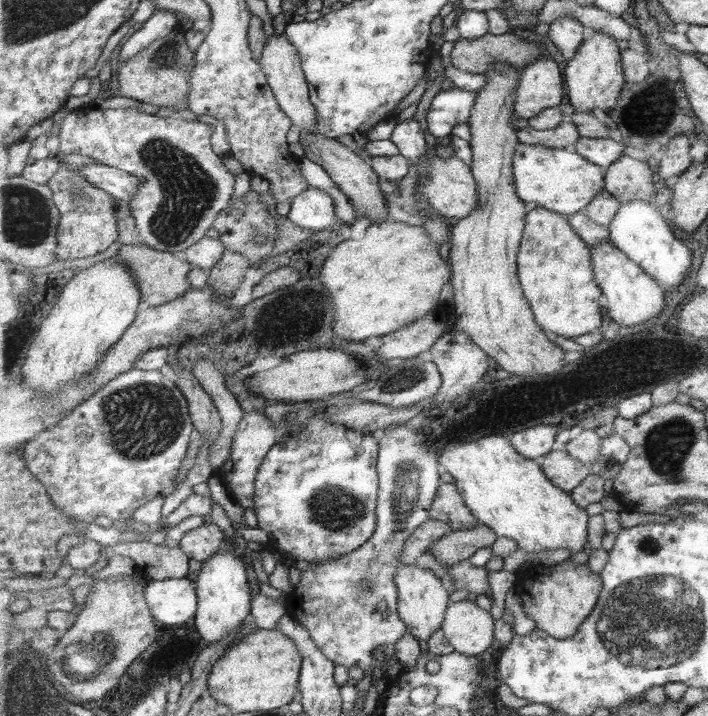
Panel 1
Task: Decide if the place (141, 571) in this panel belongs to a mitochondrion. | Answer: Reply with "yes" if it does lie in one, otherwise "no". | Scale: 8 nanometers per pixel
no

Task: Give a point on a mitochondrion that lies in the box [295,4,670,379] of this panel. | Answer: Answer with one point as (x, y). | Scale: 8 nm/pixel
(638, 119)

